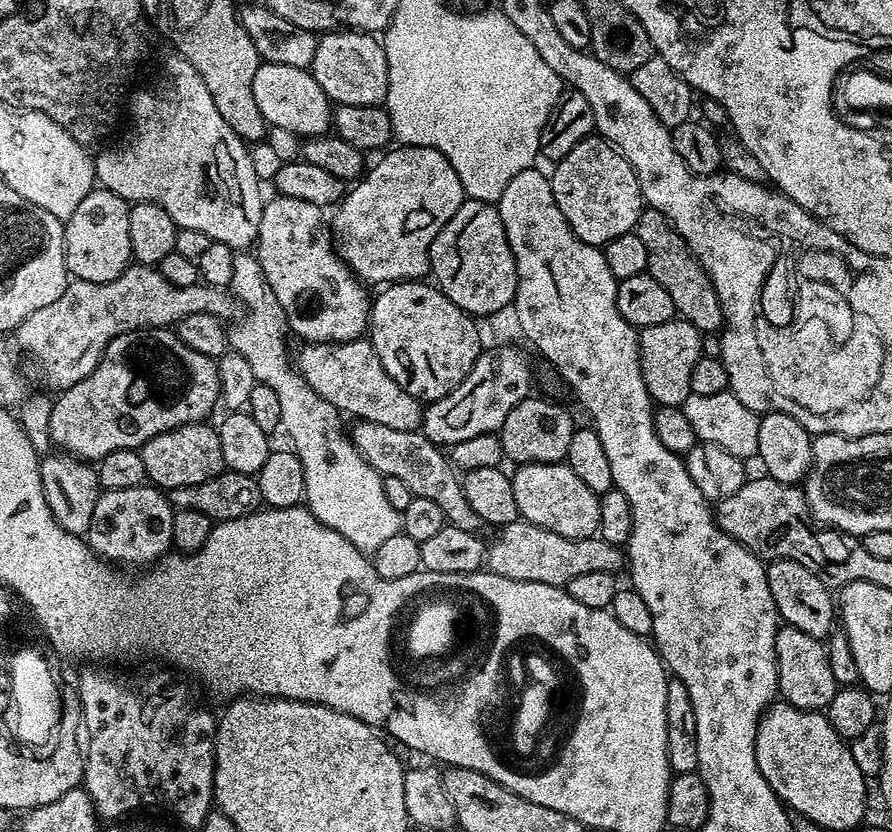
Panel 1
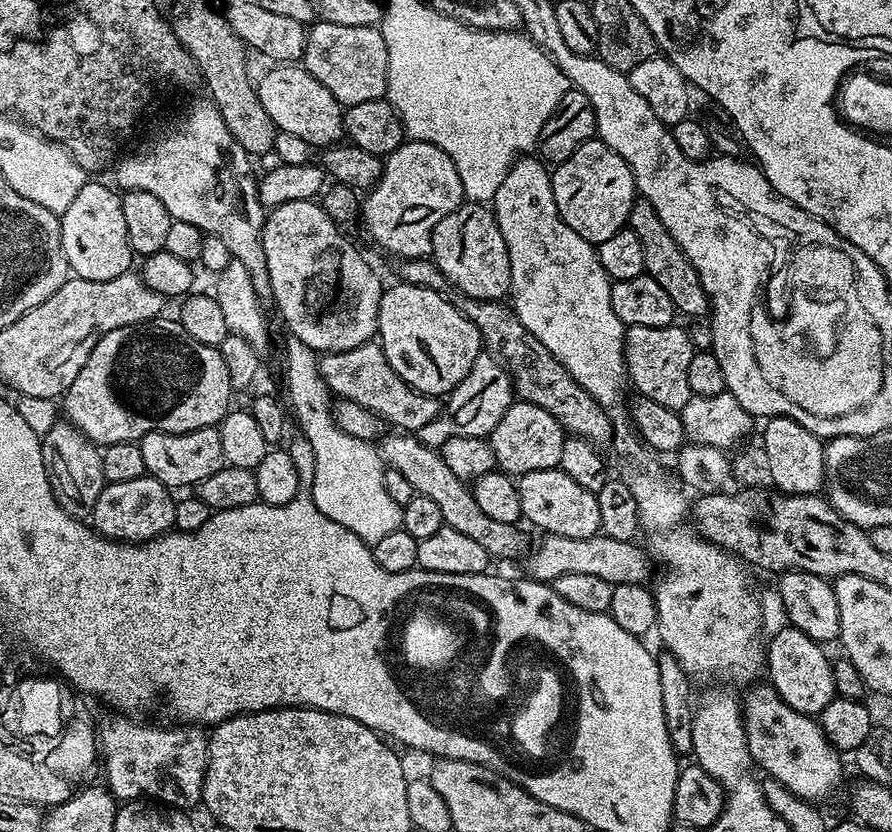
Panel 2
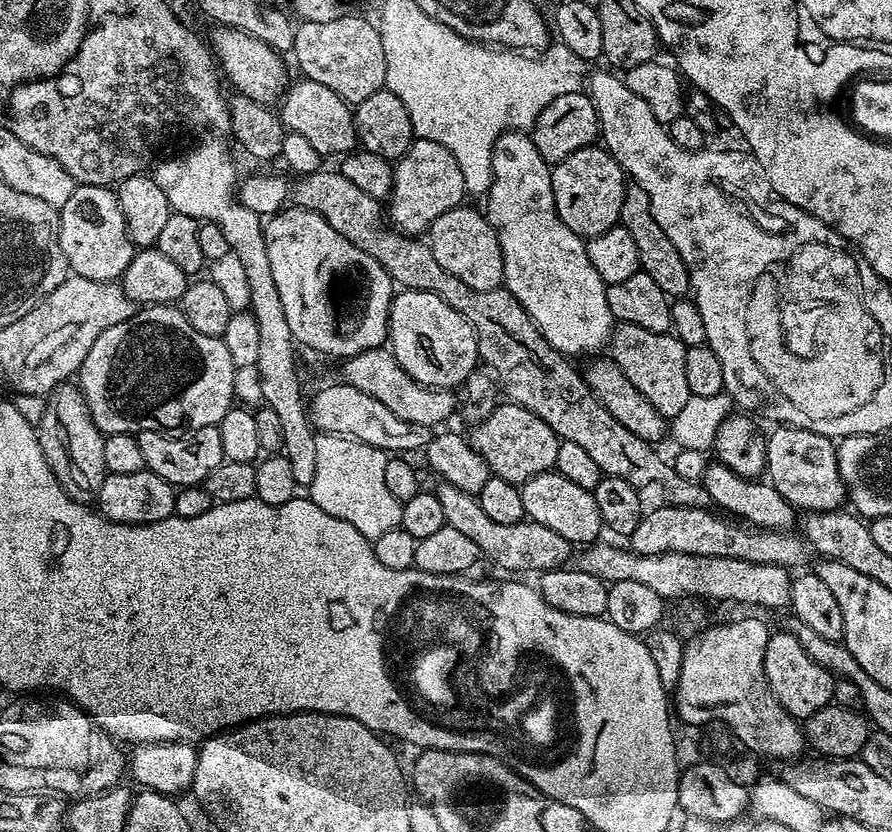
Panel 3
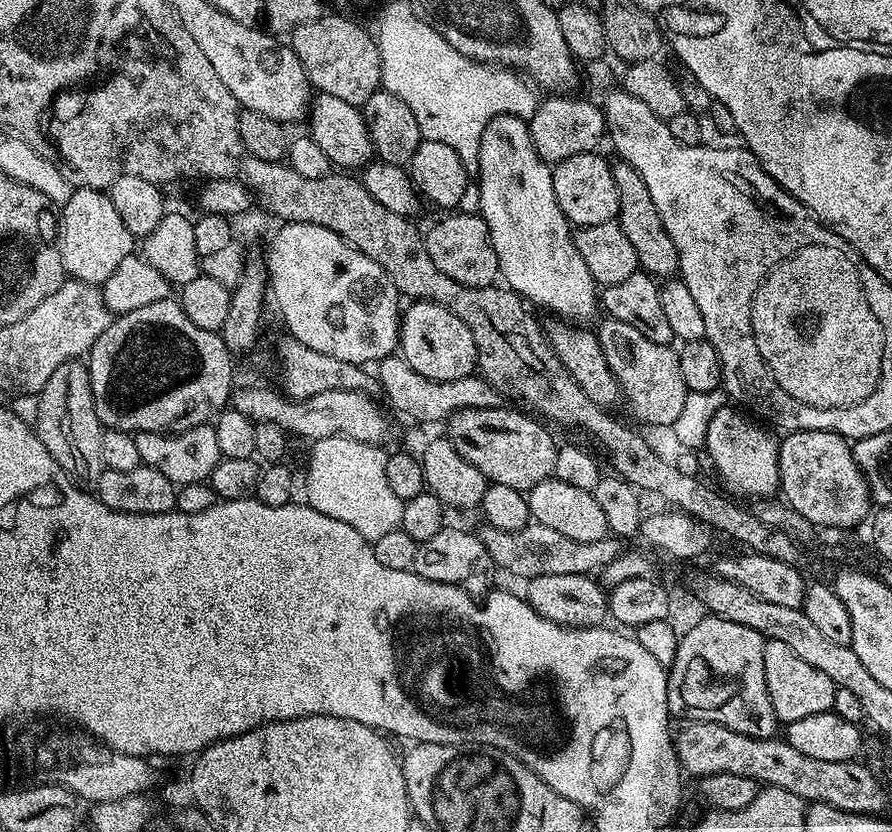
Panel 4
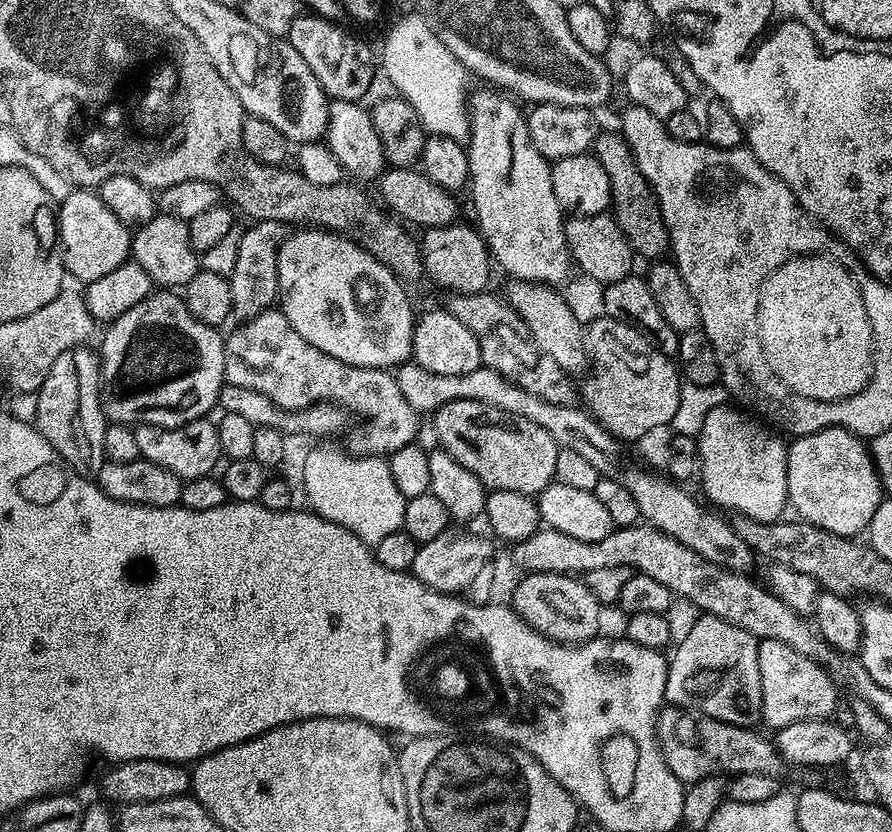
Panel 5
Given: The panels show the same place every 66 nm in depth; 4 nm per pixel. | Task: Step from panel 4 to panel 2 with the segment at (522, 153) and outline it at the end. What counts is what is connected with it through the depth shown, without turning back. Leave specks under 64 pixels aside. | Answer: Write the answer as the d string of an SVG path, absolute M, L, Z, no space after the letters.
M528 154L516 161L512 165L512 169L506 174L506 178L502 178L502 186L498 186L498 194L496 199L491 201L490 207L496 213L496 225L498 230L502 230L502 238L506 238L506 250L510 254L510 278L512 279L512 286L510 289L510 307L516 316L522 322L522 326L542 342L542 346L546 346L550 354L562 362L562 366L566 366L566 370L574 378L574 382L578 382L578 386L582 386L582 390L586 390L586 394L590 394L590 398L594 398L594 402L598 402L598 406L602 406L602 410L606 415L612 419L612 434L614 437L614 445L616 444L616 452L620 456L629 456L633 460L632 466L626 475L626 482L630 486L630 494L634 494L634 502L638 502L638 518L640 519L640 532L642 536L648 539L646 543L646 551L657 565L664 567L664 573L660 576L660 581L654 584L654 595L656 597L656 627L655 631L660 632L660 640L664 643L663 647L670 653L674 654L674 658L678 658L678 662L682 662L682 666L689 672L689 674L697 674L696 672L712 672L720 670L722 672L729 672L732 676L740 676L742 674L752 674L759 670L766 660L766 652L762 647L762 640L760 644L760 600L756 597L756 588L752 585L752 580L748 577L749 569L746 567L743 560L739 556L733 556L724 548L719 548L717 544L710 544L708 541L702 539L700 533L696 531L695 527L690 526L684 521L684 515L689 515L690 500L683 496L685 493L674 483L673 477L667 476L664 473L664 468L659 464L653 453L646 447L644 441L638 435L630 415L629 405L624 404L624 384L626 388L626 377L628 375L628 367L624 361L624 334L626 325L620 321L618 314L614 314L614 306L610 306L610 294L612 293L613 281L608 279L606 270L602 270L602 262L598 258L595 247L586 242L586 238L582 238L578 234L574 234L574 230L570 230L570 226L566 226L566 222L562 218L562 214L558 214L558 206L554 202L554 190L552 189L552 177L549 169L535 155Z

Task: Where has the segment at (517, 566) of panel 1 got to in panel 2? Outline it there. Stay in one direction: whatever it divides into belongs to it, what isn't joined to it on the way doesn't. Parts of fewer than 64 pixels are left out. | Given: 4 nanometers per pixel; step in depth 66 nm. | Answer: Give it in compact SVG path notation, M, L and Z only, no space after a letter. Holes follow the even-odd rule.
M603 534L570 538L569 536L543 537L544 541L536 549L527 553L523 561L529 577L541 582L551 582L562 578L562 574L594 574L611 584L645 583L654 569L654 561L639 543L619 540ZM532 552L532 553L531 553ZM528 560L528 561L527 561Z

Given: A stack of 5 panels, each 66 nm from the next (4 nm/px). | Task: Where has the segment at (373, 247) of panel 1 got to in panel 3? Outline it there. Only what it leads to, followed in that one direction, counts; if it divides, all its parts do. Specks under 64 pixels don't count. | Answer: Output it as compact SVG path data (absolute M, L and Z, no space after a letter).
M413 139L410 150L395 161L392 169L392 194L386 201L386 216L393 228L406 236L419 237L427 233L434 218L446 214L446 210L461 207L466 193L462 182L462 170L454 162L454 154L438 142Z

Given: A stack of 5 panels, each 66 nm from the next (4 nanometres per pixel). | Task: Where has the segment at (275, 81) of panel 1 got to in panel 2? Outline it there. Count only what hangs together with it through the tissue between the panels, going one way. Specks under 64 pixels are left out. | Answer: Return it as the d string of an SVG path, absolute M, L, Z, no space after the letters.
M272 66L269 68L272 69L261 80L259 77L256 92L260 96L262 106L266 106L266 114L270 114L270 118L274 118L279 131L302 138L302 142L306 142L316 150L326 149L345 139L344 108L336 101L334 94L330 94L330 90L326 90L326 86L322 86L322 82L318 82L318 78L314 78L302 66Z

